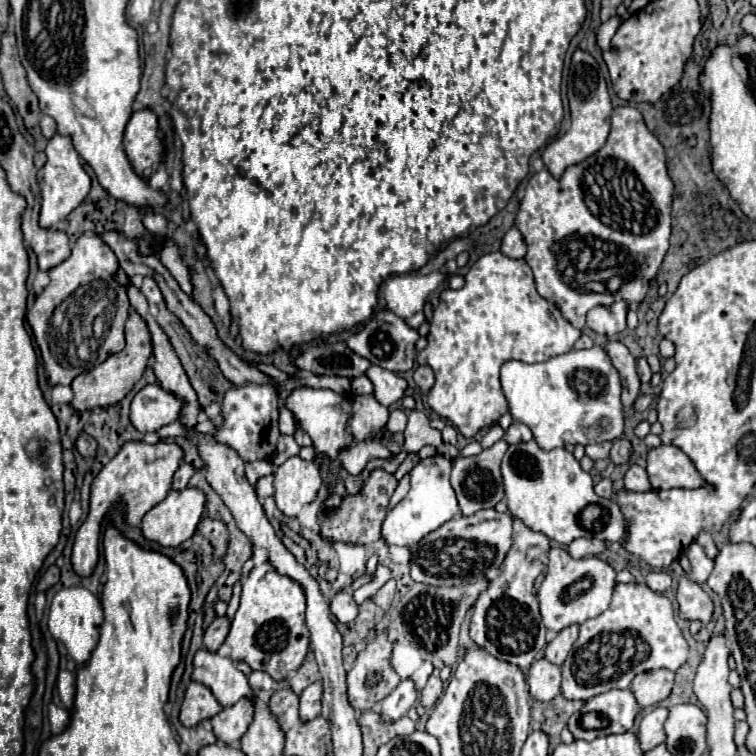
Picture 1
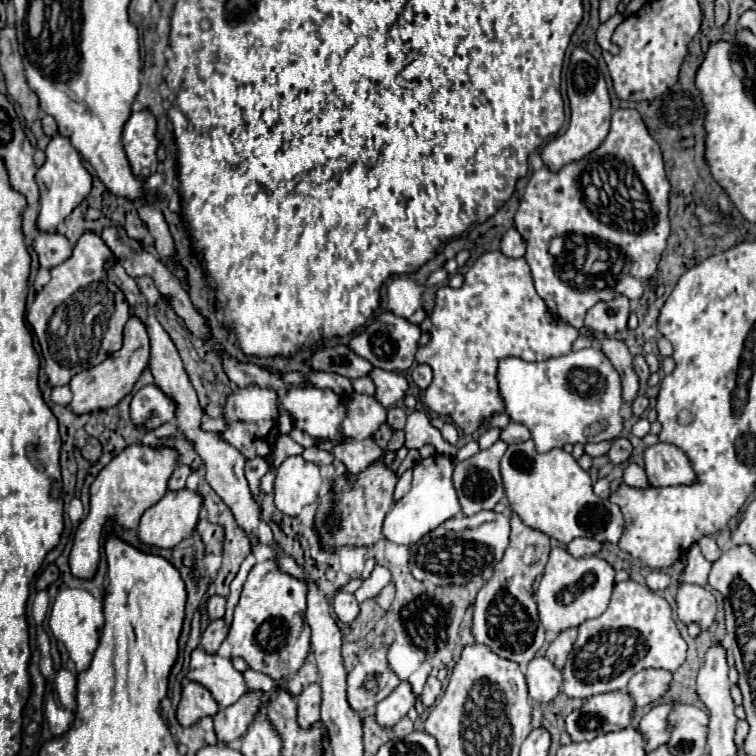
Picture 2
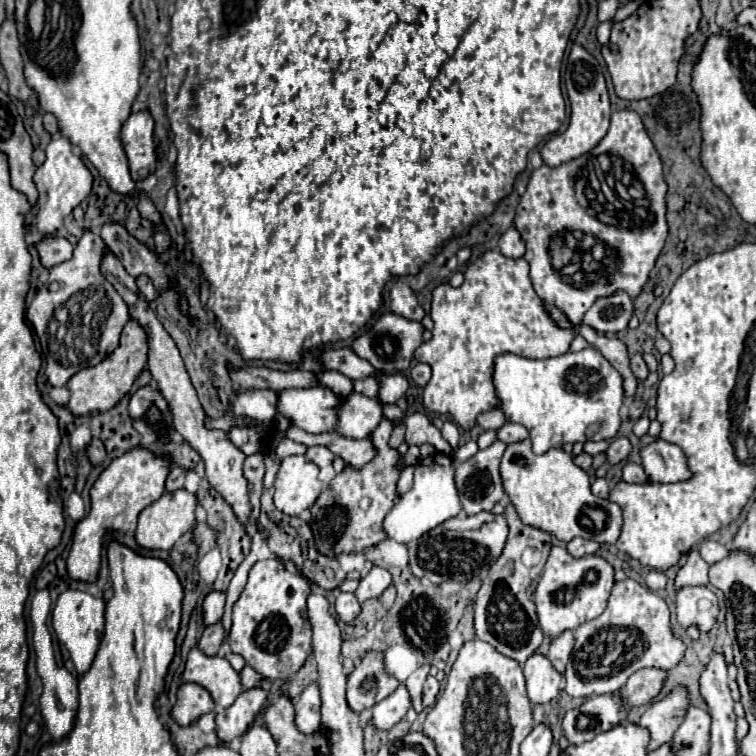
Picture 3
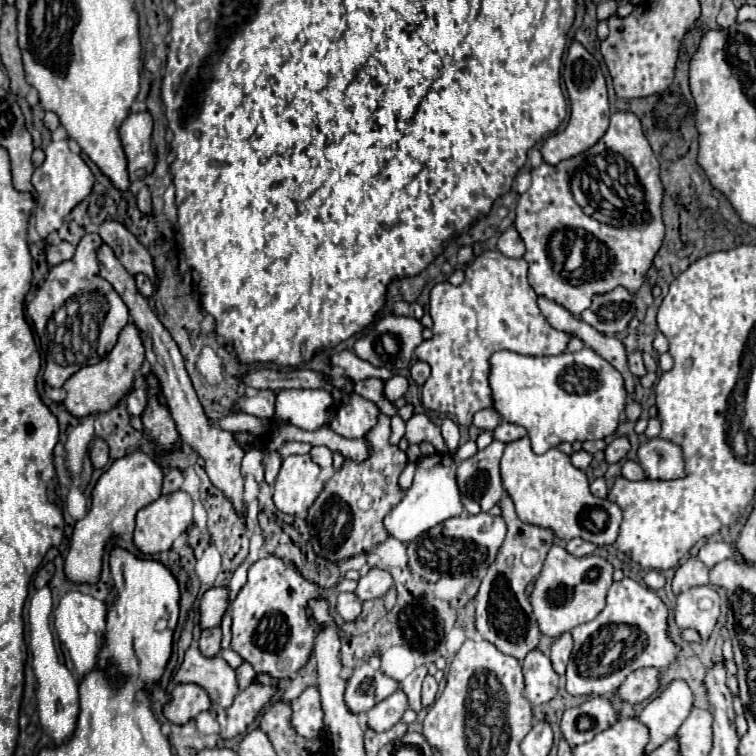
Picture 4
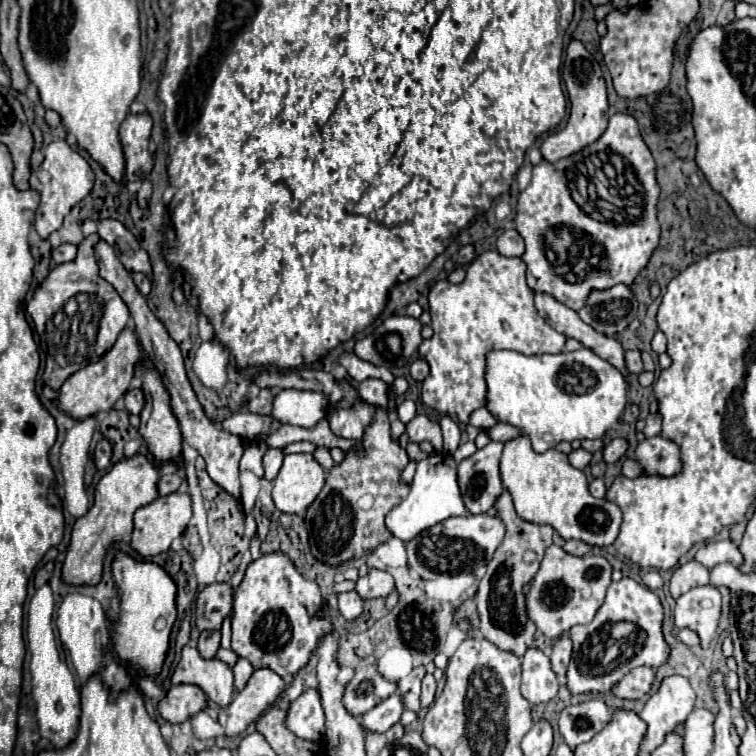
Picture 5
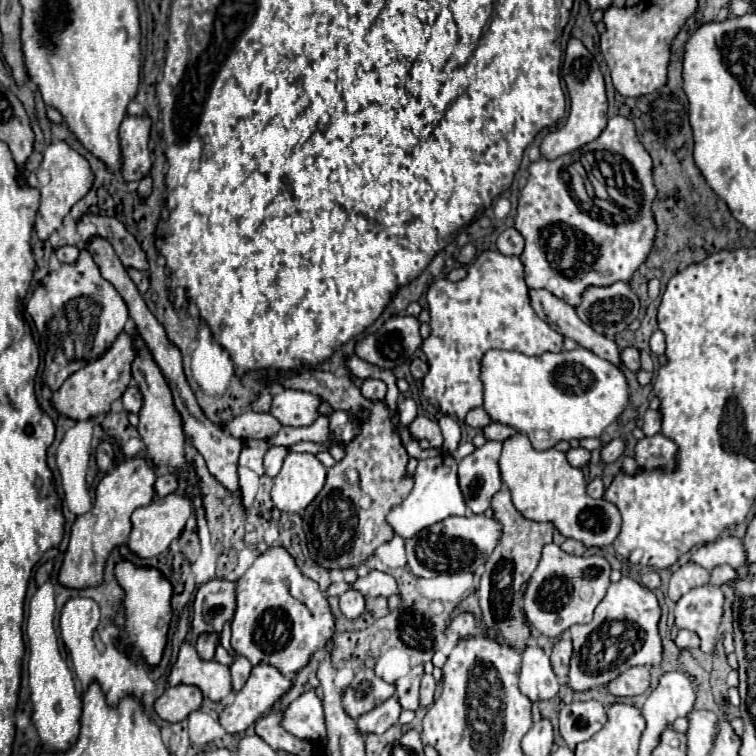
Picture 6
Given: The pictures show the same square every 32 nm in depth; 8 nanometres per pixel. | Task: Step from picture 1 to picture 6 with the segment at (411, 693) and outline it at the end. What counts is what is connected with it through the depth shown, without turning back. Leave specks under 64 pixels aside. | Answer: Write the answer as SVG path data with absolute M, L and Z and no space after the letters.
M392 696L392 700L384 700L384 704L378 704L372 712L360 716L358 730L362 734L368 734L368 732L384 734L390 726L394 726L398 722L400 712L402 712L400 702L396 700L396 696Z

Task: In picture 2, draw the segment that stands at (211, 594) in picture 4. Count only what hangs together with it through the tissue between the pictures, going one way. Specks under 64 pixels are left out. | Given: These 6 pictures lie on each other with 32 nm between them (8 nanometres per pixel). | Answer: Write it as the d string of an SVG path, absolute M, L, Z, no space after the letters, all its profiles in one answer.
M214 596L208 600L208 612L210 612L210 618L216 620L216 618L222 618L224 616L224 610L226 610L226 600L222 596Z

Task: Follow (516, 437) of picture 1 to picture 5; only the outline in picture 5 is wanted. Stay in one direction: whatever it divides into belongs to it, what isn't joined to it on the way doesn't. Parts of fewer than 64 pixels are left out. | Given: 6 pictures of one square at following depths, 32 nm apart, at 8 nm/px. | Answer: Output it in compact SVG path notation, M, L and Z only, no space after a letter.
M498 422L494 428L488 430L488 436L492 440L500 440L500 442L508 442L508 440L514 440L516 436L522 436L524 432L520 432L520 428L512 428L512 424L504 424L504 422Z

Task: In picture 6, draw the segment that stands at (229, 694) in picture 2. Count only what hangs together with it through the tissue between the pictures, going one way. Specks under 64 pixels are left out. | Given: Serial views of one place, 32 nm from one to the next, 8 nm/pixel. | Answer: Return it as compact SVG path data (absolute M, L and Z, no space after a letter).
M184 642L180 646L178 660L168 676L172 686L192 684L202 690L202 694L214 702L226 702L232 692L232 674L230 668L216 660L202 660L194 646Z

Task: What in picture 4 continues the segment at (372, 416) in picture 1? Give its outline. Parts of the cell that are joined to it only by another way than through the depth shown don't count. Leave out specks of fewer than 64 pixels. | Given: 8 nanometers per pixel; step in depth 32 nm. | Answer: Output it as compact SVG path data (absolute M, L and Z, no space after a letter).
M350 394L350 400L336 410L332 430L344 438L364 438L380 416L380 408L362 396Z

